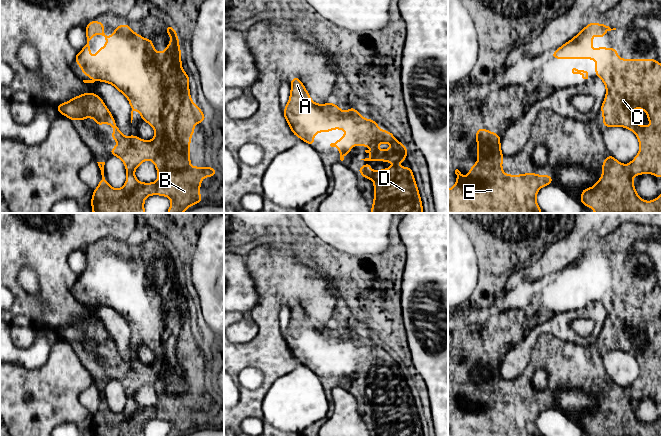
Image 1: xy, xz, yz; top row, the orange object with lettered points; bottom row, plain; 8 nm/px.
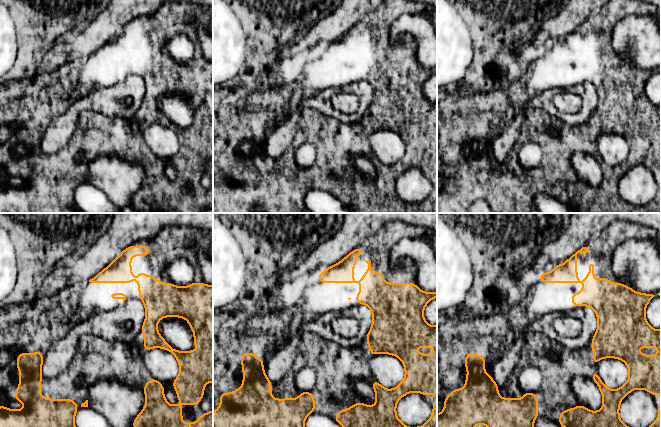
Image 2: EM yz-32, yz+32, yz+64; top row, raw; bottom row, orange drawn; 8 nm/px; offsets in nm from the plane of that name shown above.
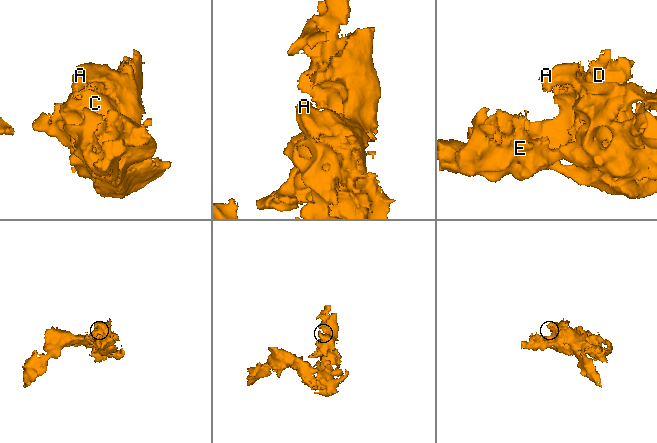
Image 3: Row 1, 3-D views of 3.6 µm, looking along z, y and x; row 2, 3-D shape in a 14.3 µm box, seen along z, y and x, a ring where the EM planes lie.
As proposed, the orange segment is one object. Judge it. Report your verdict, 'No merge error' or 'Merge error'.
No merge error

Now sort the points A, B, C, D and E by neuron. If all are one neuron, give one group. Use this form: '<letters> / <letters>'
A B C D E

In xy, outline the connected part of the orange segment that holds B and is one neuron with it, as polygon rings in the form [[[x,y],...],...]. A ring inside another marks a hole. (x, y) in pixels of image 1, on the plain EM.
[[[89,245],[86,251],[86,268],[85,271],[74,280],[76,287],[83,294],[83,299],[95,301],[95,304],[83,304],[84,307],[94,307],[103,305],[114,309],[118,315],[126,320],[131,329],[131,347],[133,344],[133,335],[140,334],[140,342],[149,347],[155,354],[155,362],[151,365],[144,365],[138,360],[133,360],[130,356],[130,362],[126,362],[119,354],[113,339],[105,330],[100,320],[95,317],[86,316],[83,319],[72,322],[66,327],[55,329],[59,338],[67,340],[71,345],[78,343],[83,346],[85,341],[90,341],[97,350],[104,349],[105,346],[114,352],[111,363],[118,366],[118,370],[110,373],[111,380],[118,380],[125,389],[127,395],[126,407],[121,413],[113,413],[104,401],[105,386],[97,386],[101,394],[102,403],[98,411],[93,415],[91,430],[93,437],[145,437],[144,423],[149,419],[162,419],[169,421],[172,426],[167,437],[183,437],[189,430],[204,425],[199,419],[201,403],[203,401],[212,401],[217,398],[213,391],[191,391],[190,390],[190,363],[194,357],[194,349],[199,346],[205,346],[207,343],[201,336],[198,329],[194,328],[190,321],[188,298],[183,295],[181,289],[181,274],[179,272],[178,258],[172,249],[164,251],[165,256],[171,260],[170,268],[160,278],[154,274],[154,268],[150,262],[143,263],[140,258],[135,258],[128,248],[122,248],[114,252],[114,260],[109,261],[103,255],[104,248],[100,245]],[[100,256],[102,262],[107,263],[107,269],[98,273],[96,280],[90,281],[90,262]],[[150,383],[156,390],[158,404],[155,407],[140,407],[134,399],[135,393],[145,384]]]

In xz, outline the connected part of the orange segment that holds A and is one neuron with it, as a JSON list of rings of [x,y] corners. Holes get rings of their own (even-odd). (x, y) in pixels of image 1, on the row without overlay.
[[[294,300],[290,307],[290,322],[282,338],[286,342],[293,358],[310,370],[314,370],[315,357],[321,355],[329,357],[331,353],[345,353],[347,357],[335,367],[330,368],[331,371],[339,372],[341,385],[344,384],[345,378],[349,379],[353,369],[370,370],[373,372],[371,375],[365,374],[366,377],[371,377],[372,380],[370,382],[361,383],[364,385],[389,385],[398,387],[407,383],[408,373],[402,366],[397,366],[390,355],[381,354],[376,345],[361,341],[360,336],[355,334],[352,329],[347,336],[343,336],[332,325],[328,328],[316,328],[311,324],[308,315],[297,300]],[[384,366],[391,367],[392,372],[389,374],[377,374],[377,369]]]

